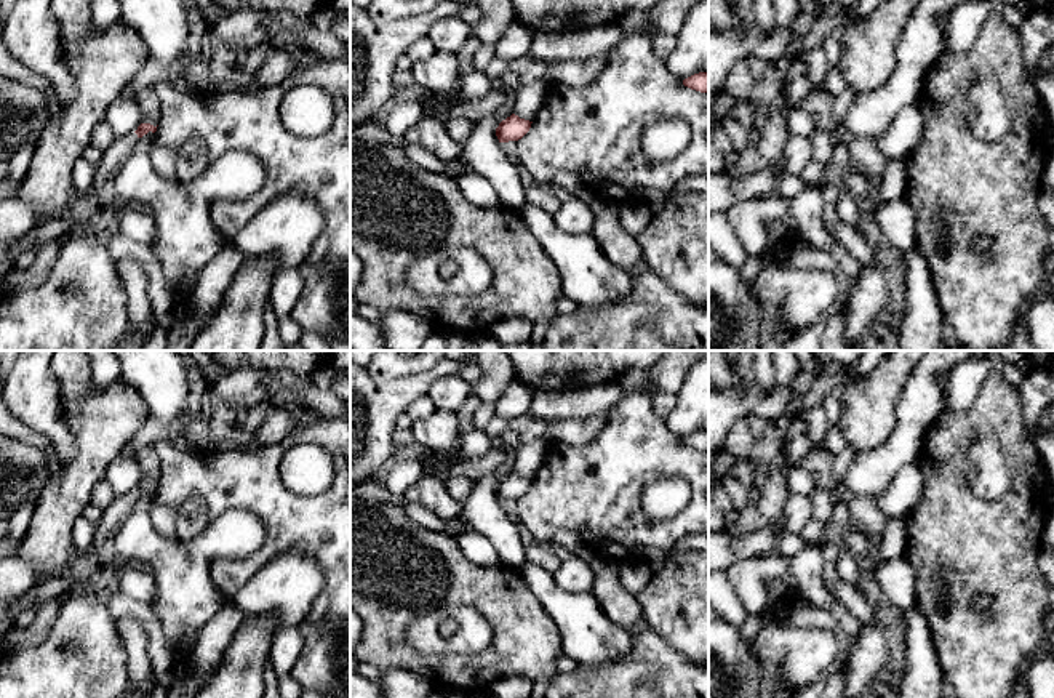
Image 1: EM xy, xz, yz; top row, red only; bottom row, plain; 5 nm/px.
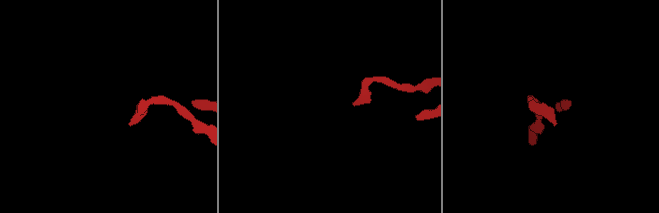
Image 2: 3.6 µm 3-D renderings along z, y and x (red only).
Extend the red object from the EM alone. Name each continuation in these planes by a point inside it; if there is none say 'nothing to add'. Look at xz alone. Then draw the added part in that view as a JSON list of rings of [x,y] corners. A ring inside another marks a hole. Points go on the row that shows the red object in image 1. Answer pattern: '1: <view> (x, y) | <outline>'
nothing to add

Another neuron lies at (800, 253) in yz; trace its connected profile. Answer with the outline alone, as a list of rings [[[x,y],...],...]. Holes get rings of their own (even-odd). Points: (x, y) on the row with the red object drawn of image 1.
[[[803,239],[785,240],[781,245],[782,256],[798,269],[832,272],[838,261],[830,251],[817,250]]]

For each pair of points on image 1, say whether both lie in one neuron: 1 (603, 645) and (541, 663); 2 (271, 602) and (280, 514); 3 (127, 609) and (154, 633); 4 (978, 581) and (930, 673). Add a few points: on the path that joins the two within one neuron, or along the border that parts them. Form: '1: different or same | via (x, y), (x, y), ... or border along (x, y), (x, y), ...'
1: different | border along (549, 617), (557, 628), (563, 652)
2: different | border along (312, 557), (298, 551), (283, 551), (247, 581)
3: same | via (135, 609), (151, 625)
4: different | border along (928, 621), (944, 681)

